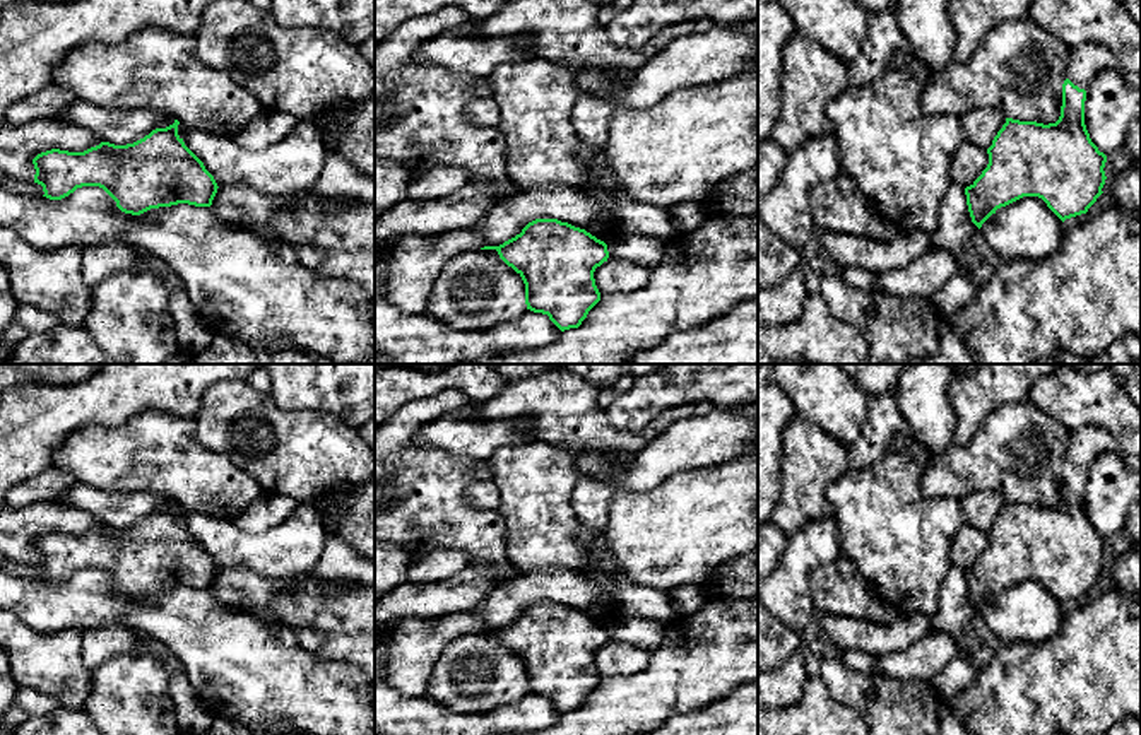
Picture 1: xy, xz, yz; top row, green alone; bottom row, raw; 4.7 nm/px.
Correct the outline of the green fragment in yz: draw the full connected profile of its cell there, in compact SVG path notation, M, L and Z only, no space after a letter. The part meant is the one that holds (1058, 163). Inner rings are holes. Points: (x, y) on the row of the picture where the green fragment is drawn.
M1085 43L1071 50L1055 123L1006 118L992 145L989 164L965 188L972 222L982 224L1023 197L1038 197L1064 222L1086 214L1103 193L1107 156L1091 142L1085 125L1086 89L1100 70L1124 74L1105 46Z

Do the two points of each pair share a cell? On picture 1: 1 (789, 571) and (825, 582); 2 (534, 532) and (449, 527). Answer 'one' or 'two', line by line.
1: two
2: two

